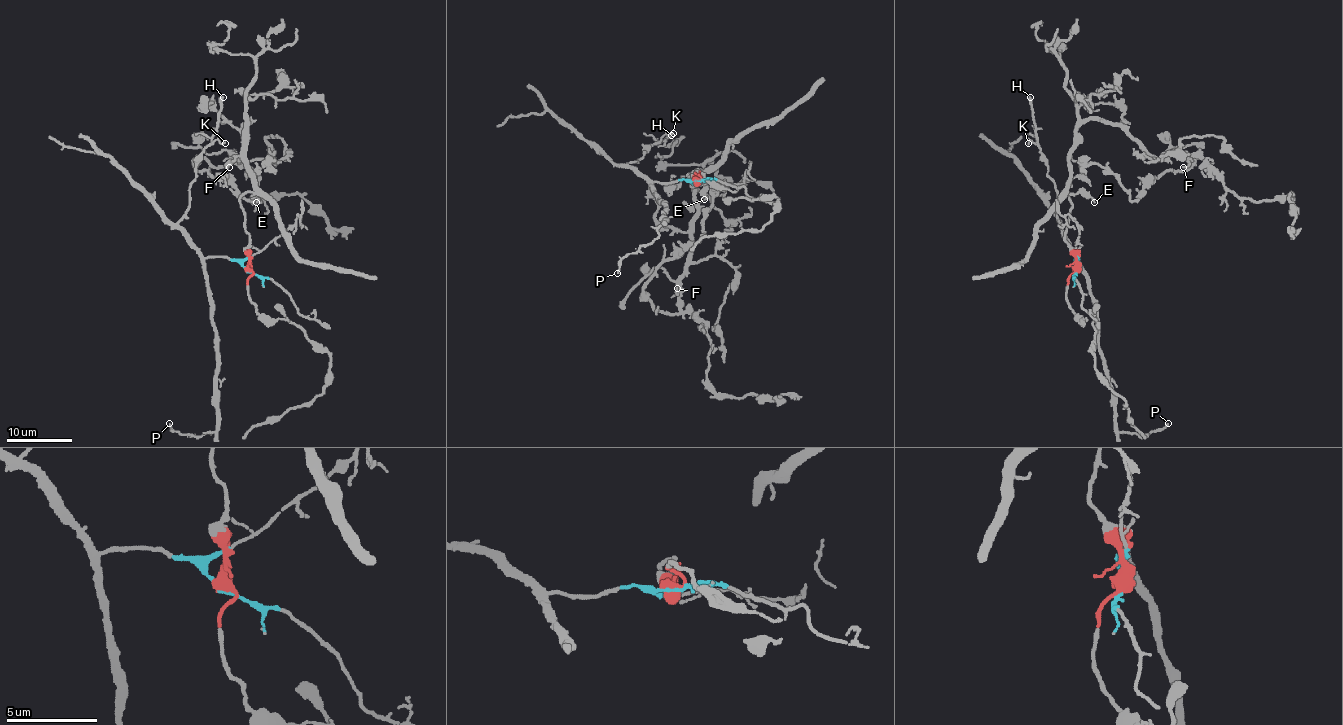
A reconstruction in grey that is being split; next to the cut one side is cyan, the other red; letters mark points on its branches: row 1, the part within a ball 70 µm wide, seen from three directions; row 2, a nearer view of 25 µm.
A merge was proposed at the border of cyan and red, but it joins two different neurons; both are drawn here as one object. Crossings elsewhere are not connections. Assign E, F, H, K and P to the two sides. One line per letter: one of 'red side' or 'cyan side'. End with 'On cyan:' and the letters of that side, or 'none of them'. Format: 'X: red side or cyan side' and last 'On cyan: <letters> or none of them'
E: red side
F: red side
H: cyan side
K: cyan side
P: cyan side
On cyan: H, K, P

